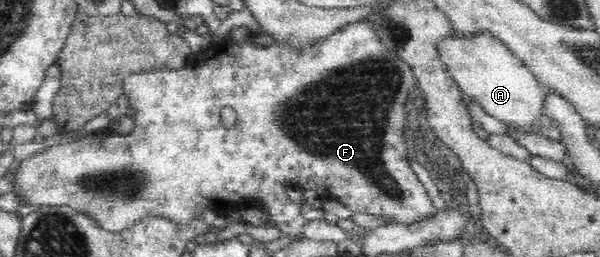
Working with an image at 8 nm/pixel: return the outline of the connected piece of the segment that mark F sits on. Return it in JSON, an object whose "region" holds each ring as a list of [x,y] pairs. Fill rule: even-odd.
{"region":[[[362,21],[354,23],[334,35],[326,37],[324,41],[316,43],[316,47],[308,49],[306,53],[294,53],[278,45],[269,35],[250,35],[245,40],[234,45],[234,41],[220,39],[218,46],[218,65],[212,65],[210,61],[204,61],[196,67],[184,69],[165,68],[158,66],[151,70],[139,71],[124,78],[123,94],[129,99],[130,106],[136,111],[134,116],[135,128],[129,135],[116,135],[106,131],[98,131],[84,140],[72,140],[65,144],[48,146],[42,153],[26,158],[16,176],[16,192],[24,196],[26,205],[31,203],[43,207],[71,207],[76,213],[83,213],[93,219],[95,224],[110,233],[122,233],[130,227],[134,227],[147,215],[164,217],[176,223],[188,223],[192,218],[202,218],[204,210],[212,210],[218,214],[225,214],[232,206],[248,199],[260,199],[264,201],[265,207],[272,220],[276,221],[281,235],[284,237],[302,237],[302,231],[306,219],[301,212],[301,204],[297,204],[286,196],[284,189],[292,187],[297,190],[306,188],[316,190],[320,196],[327,199],[340,200],[352,213],[367,213],[386,219],[386,225],[414,225],[420,221],[428,221],[436,215],[436,207],[426,187],[416,178],[416,175],[408,165],[404,157],[406,154],[406,132],[403,130],[405,115],[404,102],[408,93],[413,89],[415,75],[412,67],[408,65],[398,54],[382,42],[378,30],[374,28],[374,22]],[[228,105],[237,113],[237,122],[233,129],[226,130],[220,124],[220,109]]]}

